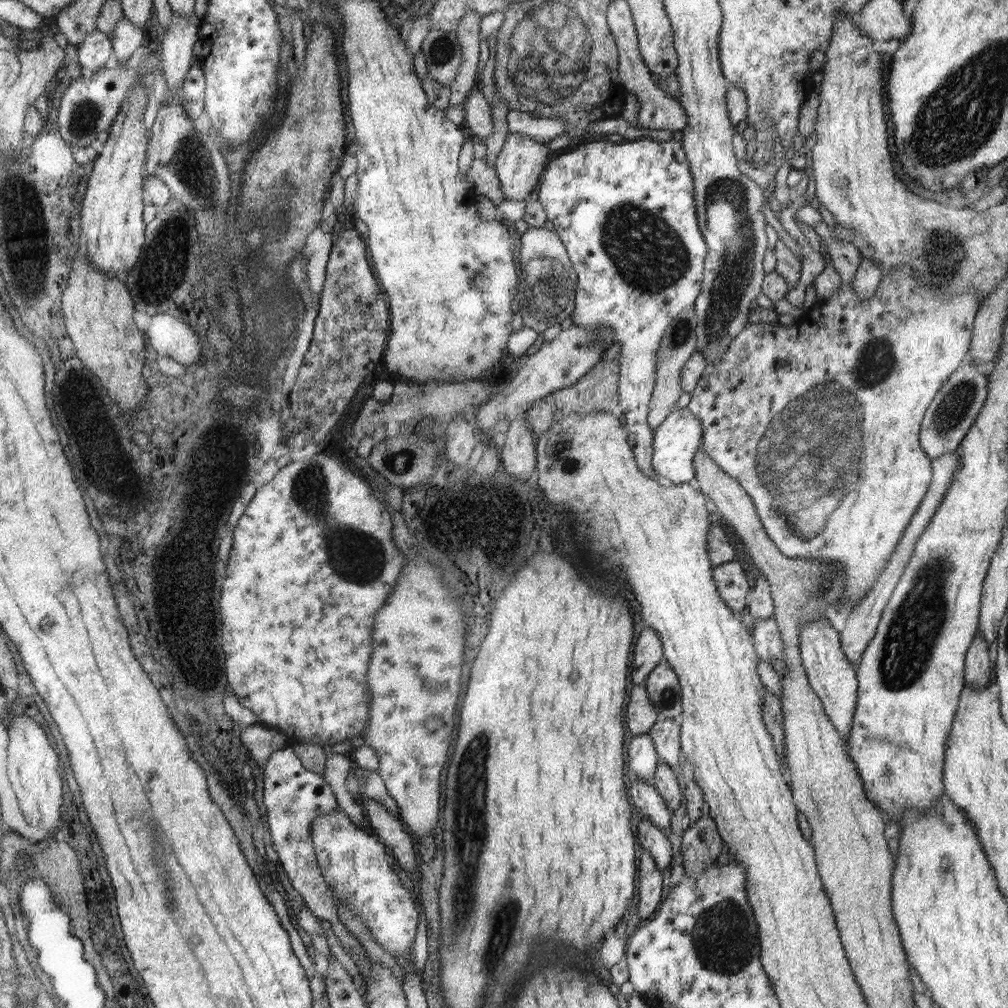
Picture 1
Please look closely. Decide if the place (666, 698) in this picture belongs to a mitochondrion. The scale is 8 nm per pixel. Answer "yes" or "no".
yes

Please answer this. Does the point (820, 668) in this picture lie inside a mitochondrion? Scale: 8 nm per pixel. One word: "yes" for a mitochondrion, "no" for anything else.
no

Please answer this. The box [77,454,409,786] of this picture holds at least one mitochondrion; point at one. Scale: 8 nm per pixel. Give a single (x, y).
(356, 557)

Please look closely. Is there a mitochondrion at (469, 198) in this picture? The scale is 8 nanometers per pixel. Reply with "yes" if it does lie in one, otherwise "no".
no

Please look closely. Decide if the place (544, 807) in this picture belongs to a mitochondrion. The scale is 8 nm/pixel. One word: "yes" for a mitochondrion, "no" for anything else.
no

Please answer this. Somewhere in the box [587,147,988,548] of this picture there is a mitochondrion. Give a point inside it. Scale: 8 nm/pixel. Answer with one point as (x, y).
(811, 451)

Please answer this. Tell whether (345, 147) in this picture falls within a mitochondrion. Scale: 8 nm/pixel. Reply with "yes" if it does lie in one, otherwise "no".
no

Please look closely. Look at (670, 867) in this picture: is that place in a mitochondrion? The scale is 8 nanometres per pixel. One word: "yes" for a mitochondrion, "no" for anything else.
no

